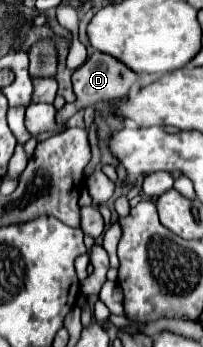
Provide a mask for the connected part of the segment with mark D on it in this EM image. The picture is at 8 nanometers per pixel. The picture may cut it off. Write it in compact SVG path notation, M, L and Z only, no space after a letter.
M95 51L71 77L77 109L99 101L115 101L129 95L137 75L111 55Z

